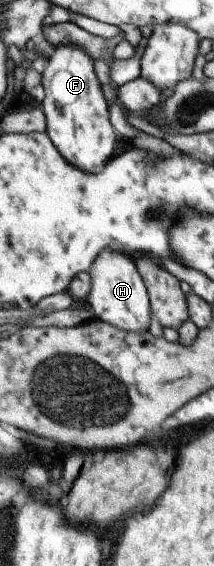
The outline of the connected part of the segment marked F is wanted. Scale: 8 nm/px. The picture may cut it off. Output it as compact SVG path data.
M61 45L57 47L48 59L41 73L41 84L44 88L45 97L41 101L43 111L48 119L47 133L52 138L53 143L57 146L62 154L73 165L93 173L97 167L106 166L117 151L117 140L119 139L120 125L116 125L110 117L110 109L105 101L101 83L97 79L95 73L95 59L89 53L89 49L85 49L83 45Z

